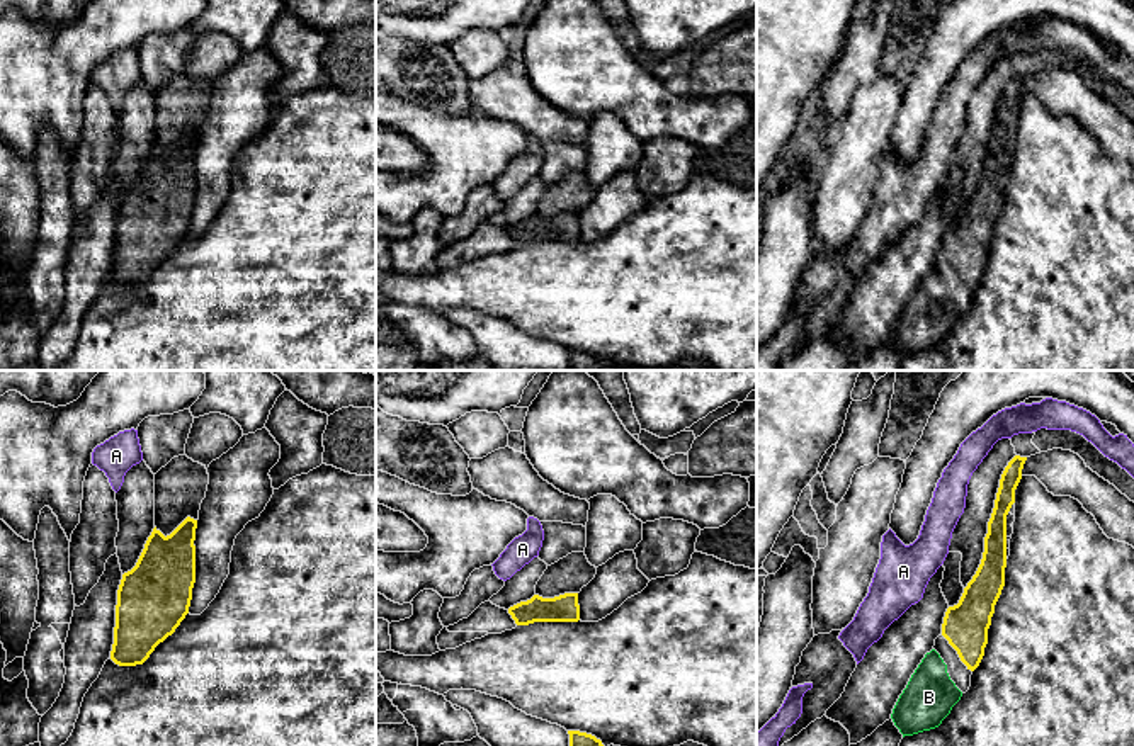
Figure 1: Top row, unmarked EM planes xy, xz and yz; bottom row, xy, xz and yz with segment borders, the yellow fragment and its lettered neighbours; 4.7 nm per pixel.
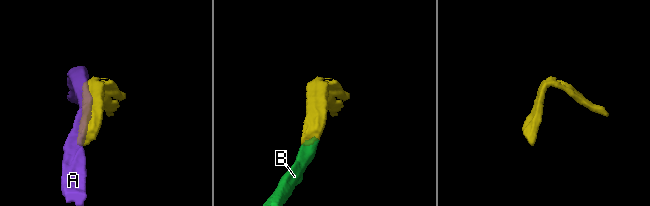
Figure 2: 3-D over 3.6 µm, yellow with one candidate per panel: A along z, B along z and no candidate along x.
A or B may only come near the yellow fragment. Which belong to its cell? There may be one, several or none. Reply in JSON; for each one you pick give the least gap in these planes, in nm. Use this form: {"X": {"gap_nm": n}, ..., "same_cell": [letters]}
{"B": {"gap_nm": 70}, "same_cell": ["B"]}

